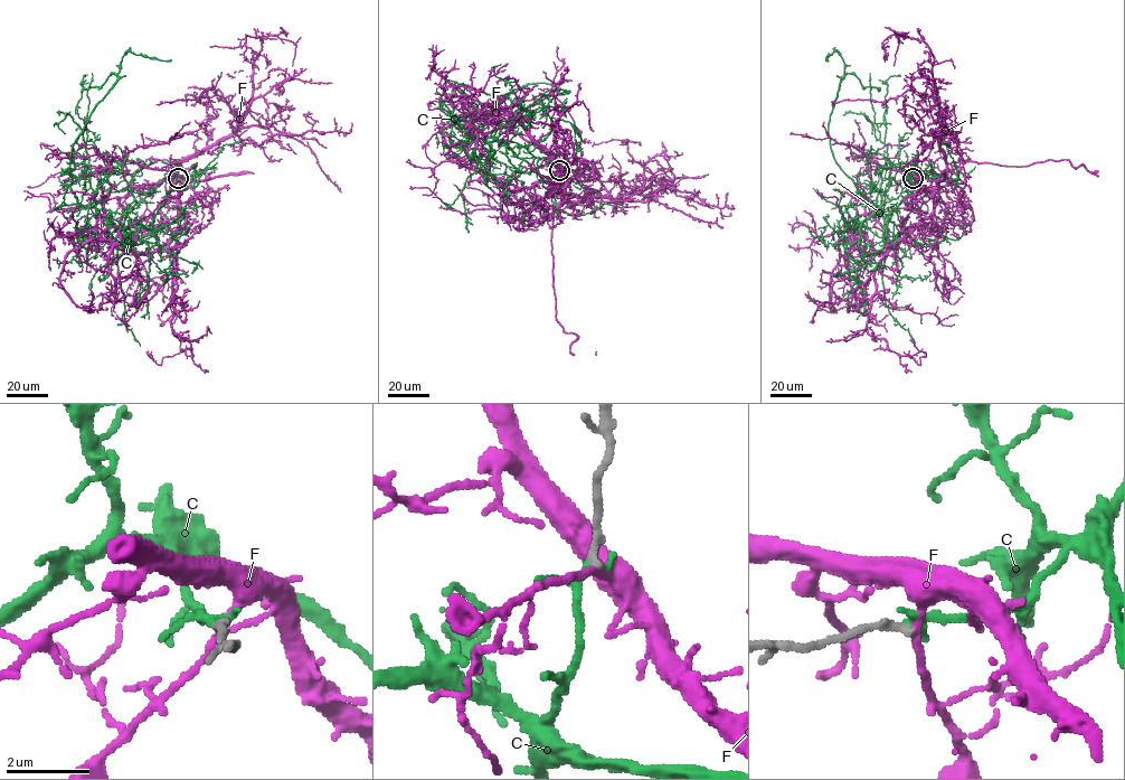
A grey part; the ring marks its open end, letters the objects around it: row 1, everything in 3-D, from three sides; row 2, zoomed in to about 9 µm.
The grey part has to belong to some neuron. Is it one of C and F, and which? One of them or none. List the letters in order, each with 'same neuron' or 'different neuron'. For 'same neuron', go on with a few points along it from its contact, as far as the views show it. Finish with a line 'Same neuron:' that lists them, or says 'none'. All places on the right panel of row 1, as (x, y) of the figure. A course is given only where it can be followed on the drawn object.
C: same neuron; it runs (913, 178), (920, 175), (919, 185), (885, 228), (833, 157), (828, 123), (844, 63), (837, 52), (828, 60)
F: different neuron
Same neuron: C

